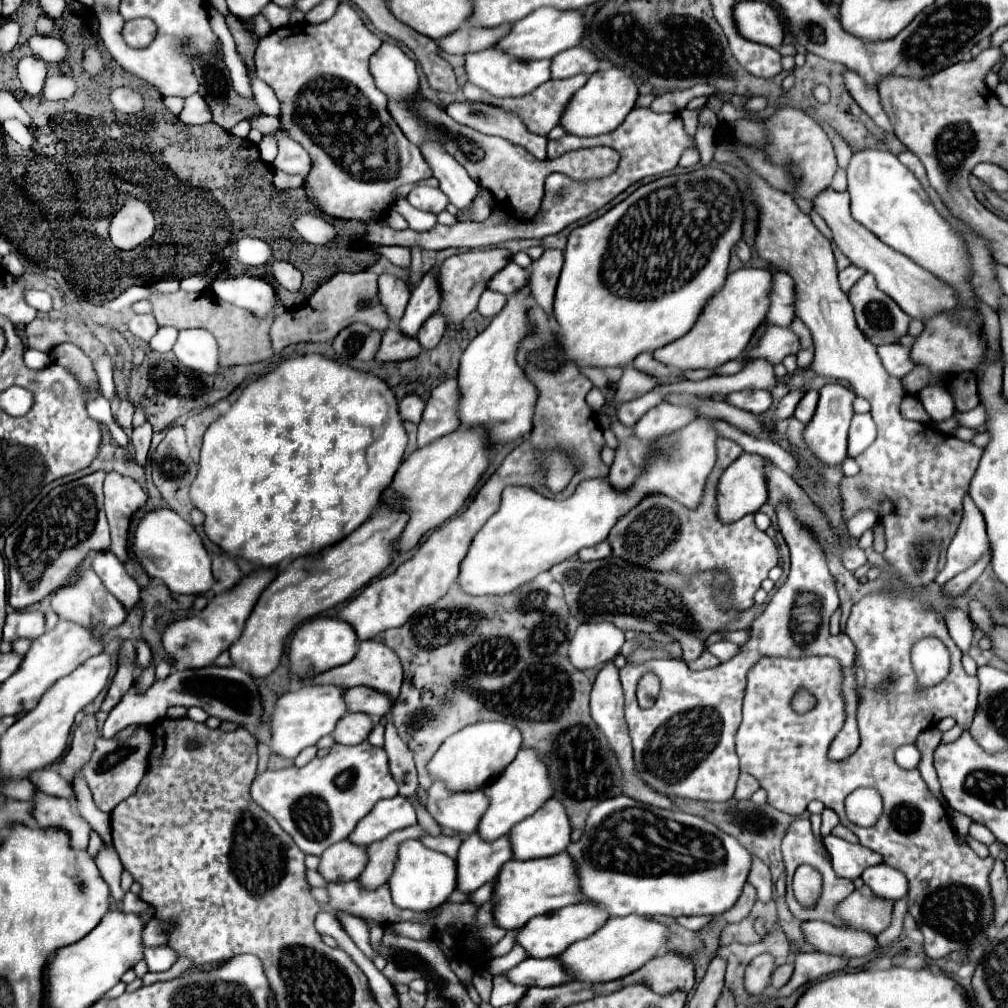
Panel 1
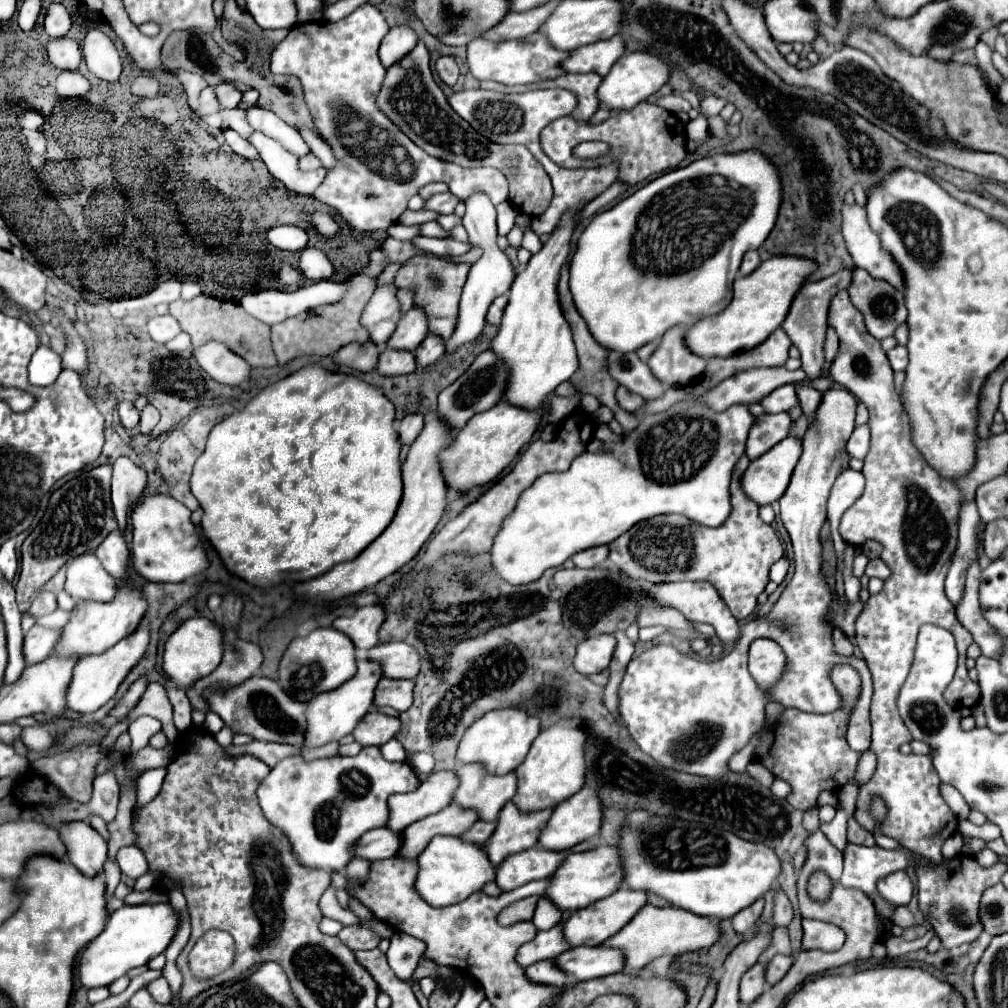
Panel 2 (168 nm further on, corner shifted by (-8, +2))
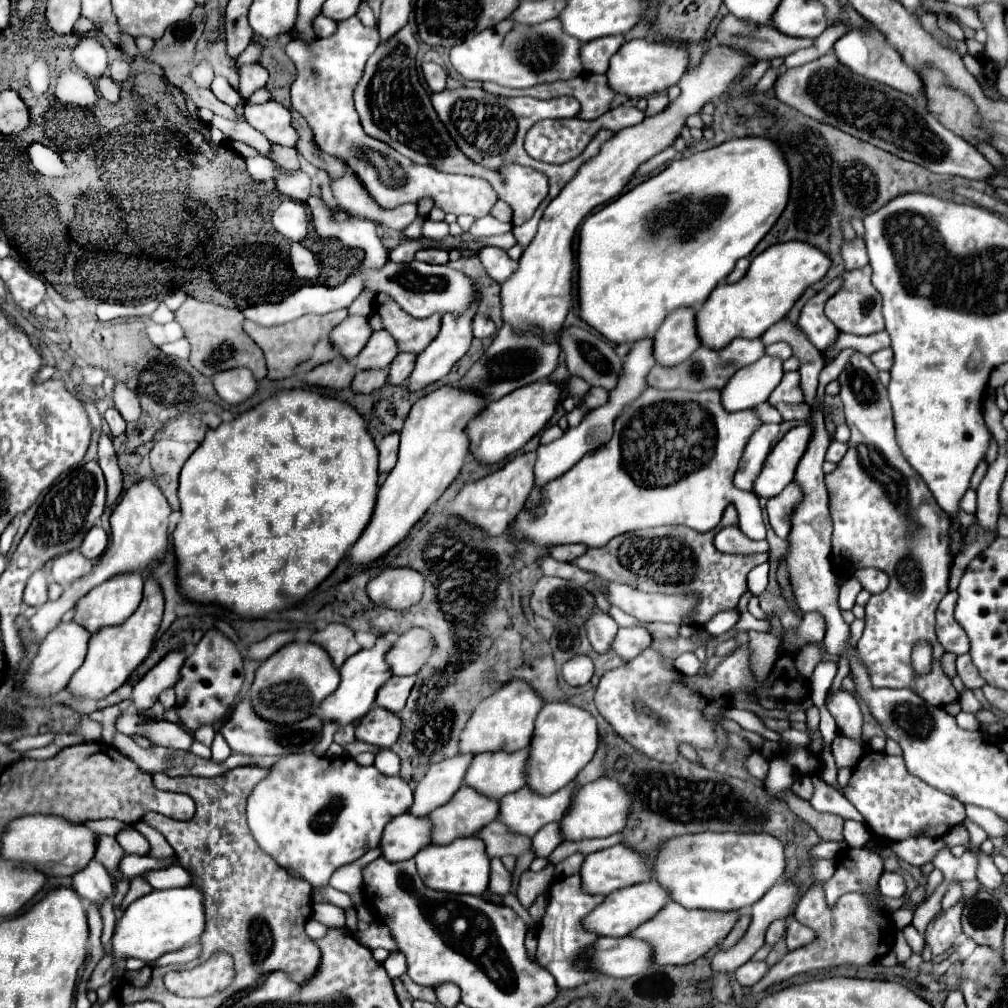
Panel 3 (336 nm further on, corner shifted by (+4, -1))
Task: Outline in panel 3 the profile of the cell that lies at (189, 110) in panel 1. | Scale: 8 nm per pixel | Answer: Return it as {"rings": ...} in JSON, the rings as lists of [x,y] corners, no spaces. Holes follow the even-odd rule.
{"rings":[[[216,76],[212,82],[212,92],[218,100],[222,100],[228,106],[238,106],[242,102],[242,96],[238,94],[238,90],[234,90],[228,80],[224,76]]]}

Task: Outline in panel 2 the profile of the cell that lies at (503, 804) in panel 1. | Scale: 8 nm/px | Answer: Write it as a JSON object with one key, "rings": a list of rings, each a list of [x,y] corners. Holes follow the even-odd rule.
{"rings":[[[564,719],[544,729],[532,743],[522,765],[516,767],[518,789],[512,803],[522,813],[534,813],[556,807],[566,797],[572,797],[584,785],[584,741],[586,735],[576,719]]]}

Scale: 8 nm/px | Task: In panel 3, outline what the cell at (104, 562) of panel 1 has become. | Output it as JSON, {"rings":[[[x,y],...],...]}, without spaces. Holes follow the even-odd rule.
{"rings":[[[94,526],[94,528],[90,528],[90,530],[86,532],[86,536],[84,536],[82,544],[80,544],[80,552],[82,552],[86,558],[96,560],[96,558],[104,552],[106,544],[108,544],[108,534],[106,534],[100,526]]]}

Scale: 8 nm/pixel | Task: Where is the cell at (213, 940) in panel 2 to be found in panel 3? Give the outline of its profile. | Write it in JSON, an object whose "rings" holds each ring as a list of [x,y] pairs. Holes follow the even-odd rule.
{"rings":[[[214,954],[210,960],[192,970],[168,972],[166,988],[176,996],[214,996],[228,988],[234,980],[234,964],[230,954]]]}

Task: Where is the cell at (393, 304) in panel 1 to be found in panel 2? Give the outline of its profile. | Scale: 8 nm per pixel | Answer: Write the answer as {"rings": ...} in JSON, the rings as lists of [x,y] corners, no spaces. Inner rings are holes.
{"rings":[[[396,285],[378,287],[362,313],[362,325],[370,331],[370,339],[376,345],[384,345],[390,339],[390,333],[396,329],[402,317],[396,293]]]}

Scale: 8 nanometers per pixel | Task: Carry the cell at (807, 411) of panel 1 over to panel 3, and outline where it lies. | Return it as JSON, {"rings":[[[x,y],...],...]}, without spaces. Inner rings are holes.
{"rings":[[[784,372],[782,382],[778,384],[778,388],[768,398],[770,406],[776,406],[778,402],[788,402],[788,404],[804,402],[802,388],[800,388],[800,374],[798,372]]]}

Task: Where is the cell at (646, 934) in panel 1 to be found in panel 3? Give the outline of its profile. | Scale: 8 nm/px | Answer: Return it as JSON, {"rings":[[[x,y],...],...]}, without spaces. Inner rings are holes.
{"rings":[[[668,902],[666,908],[656,914],[652,920],[648,920],[646,924],[642,924],[640,928],[636,928],[630,936],[636,936],[640,940],[646,940],[652,948],[654,948],[654,962],[656,964],[688,964],[698,960],[700,956],[704,956],[710,948],[714,948],[716,944],[720,944],[724,940],[724,936],[728,936],[728,932],[732,930],[732,924],[736,924],[738,916],[742,914],[742,910],[738,912],[708,912],[708,910],[686,910],[684,906],[676,904],[676,902]]]}

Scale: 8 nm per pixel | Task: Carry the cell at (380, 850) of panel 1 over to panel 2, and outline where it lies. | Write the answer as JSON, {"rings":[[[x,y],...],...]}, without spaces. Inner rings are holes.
{"rings":[[[448,805],[442,811],[408,825],[400,833],[402,845],[398,857],[416,859],[434,835],[462,835],[476,819],[478,817],[474,811],[460,809],[458,805]]]}

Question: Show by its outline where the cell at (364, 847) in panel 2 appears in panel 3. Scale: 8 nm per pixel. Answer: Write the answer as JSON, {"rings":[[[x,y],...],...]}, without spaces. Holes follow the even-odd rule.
{"rings":[[[404,812],[386,824],[380,848],[390,862],[410,860],[420,848],[432,844],[430,836],[432,822],[428,816],[412,816],[410,812]]]}

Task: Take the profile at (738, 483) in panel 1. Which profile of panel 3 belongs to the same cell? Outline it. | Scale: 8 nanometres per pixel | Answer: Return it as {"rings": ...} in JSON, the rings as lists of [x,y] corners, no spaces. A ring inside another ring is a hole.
{"rings":[[[800,424],[792,428],[768,454],[762,474],[754,482],[754,492],[756,496],[762,498],[772,498],[780,494],[782,488],[786,488],[794,480],[794,470],[810,442],[812,436],[812,426],[810,424]]]}

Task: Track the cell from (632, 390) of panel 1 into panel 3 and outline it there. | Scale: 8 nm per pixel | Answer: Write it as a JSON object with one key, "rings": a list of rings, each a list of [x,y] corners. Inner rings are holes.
{"rings":[[[678,308],[664,320],[654,336],[654,358],[662,366],[676,366],[688,360],[698,346],[700,338],[696,336],[696,310]]]}

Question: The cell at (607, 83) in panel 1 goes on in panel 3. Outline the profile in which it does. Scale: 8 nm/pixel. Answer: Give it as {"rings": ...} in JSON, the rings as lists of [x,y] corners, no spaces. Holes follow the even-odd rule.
{"rings":[[[636,38],[636,40],[626,42],[612,56],[606,76],[608,76],[608,84],[612,90],[616,90],[620,94],[628,94],[630,98],[646,98],[650,94],[662,92],[662,90],[678,84],[678,80],[688,70],[688,60],[690,60],[690,54],[684,46],[654,42],[648,38]]]}

